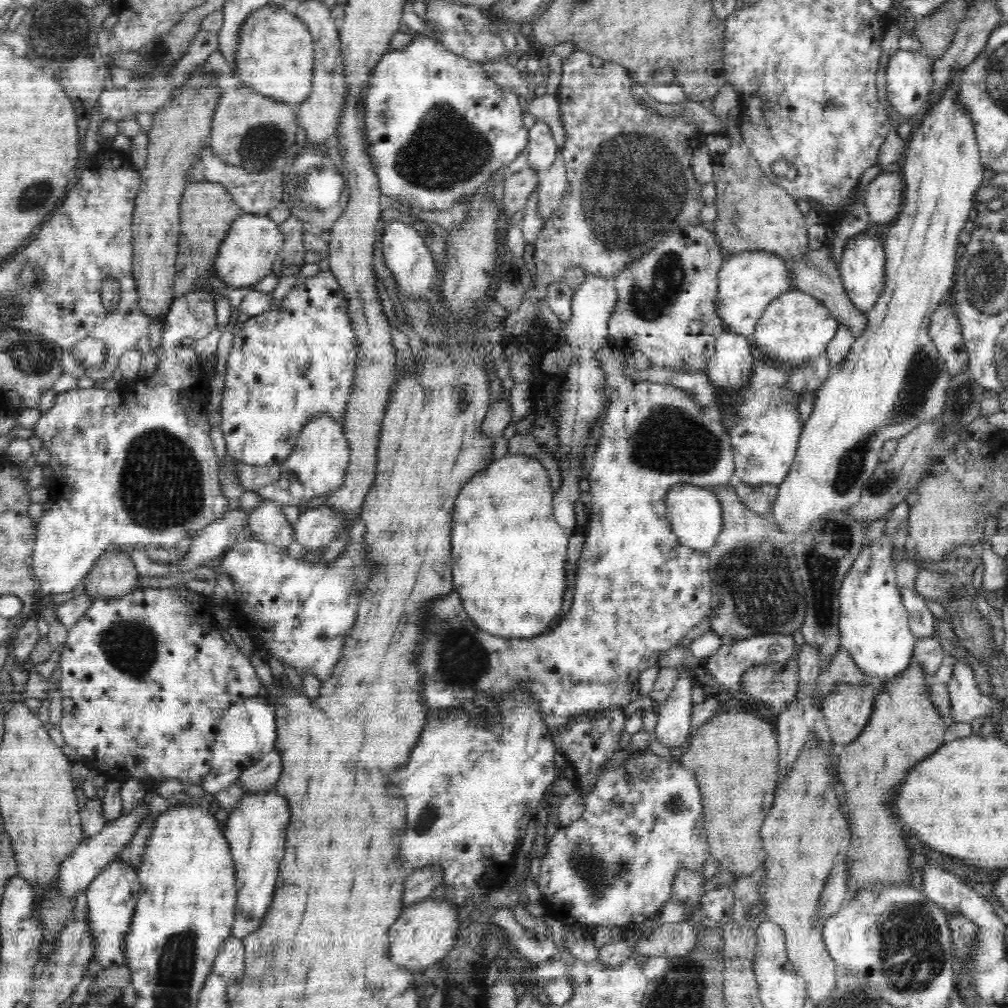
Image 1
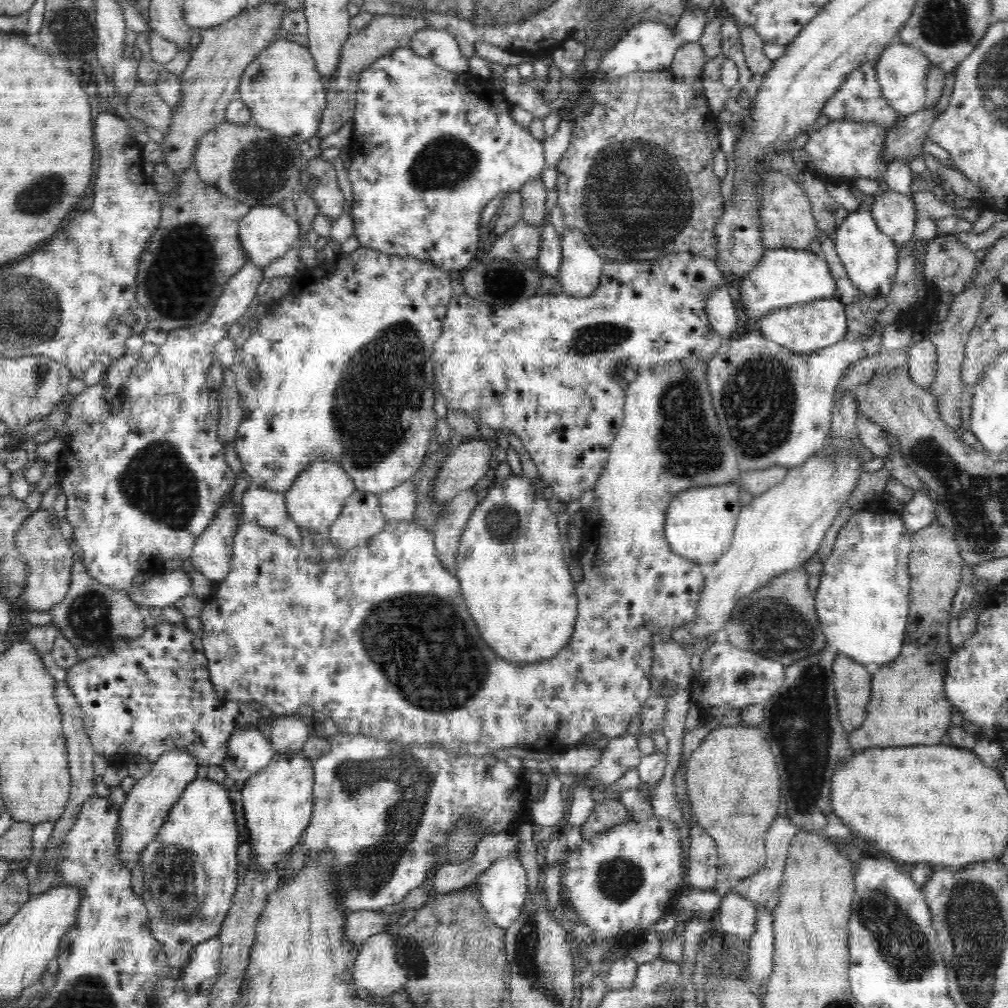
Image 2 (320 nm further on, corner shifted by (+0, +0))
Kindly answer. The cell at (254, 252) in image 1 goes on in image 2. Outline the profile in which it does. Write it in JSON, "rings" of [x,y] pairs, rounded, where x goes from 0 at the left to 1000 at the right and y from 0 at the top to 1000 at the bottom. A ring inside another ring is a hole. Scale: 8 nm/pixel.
{"rings":[[[277,203],[252,204],[237,221],[237,237],[246,260],[262,266],[270,259],[280,256],[288,247],[293,246],[298,235],[297,216],[282,211]]]}

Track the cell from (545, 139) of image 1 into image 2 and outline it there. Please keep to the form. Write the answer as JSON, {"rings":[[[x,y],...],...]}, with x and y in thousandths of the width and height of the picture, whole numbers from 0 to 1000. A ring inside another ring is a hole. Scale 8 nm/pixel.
{"rings":[[[537,177],[521,184],[516,189],[519,197],[519,208],[517,218],[524,223],[534,225],[544,214],[542,210],[543,190]]]}

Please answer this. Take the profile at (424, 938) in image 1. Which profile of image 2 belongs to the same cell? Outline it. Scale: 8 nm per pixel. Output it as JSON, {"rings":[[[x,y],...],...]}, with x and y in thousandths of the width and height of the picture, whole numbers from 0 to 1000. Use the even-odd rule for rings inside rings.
{"rings":[[[379,925],[364,931],[356,940],[353,952],[350,954],[349,974],[359,980],[365,982],[367,988],[371,990],[387,990],[401,979],[403,976],[403,965],[400,960],[393,954],[393,936],[392,931],[384,925]]]}

